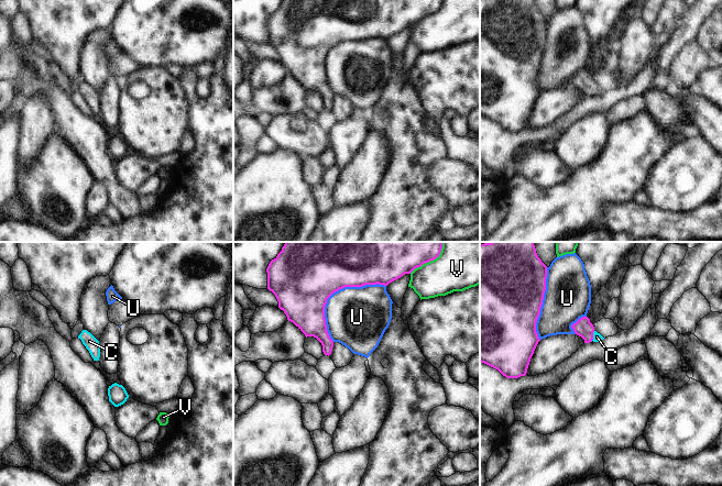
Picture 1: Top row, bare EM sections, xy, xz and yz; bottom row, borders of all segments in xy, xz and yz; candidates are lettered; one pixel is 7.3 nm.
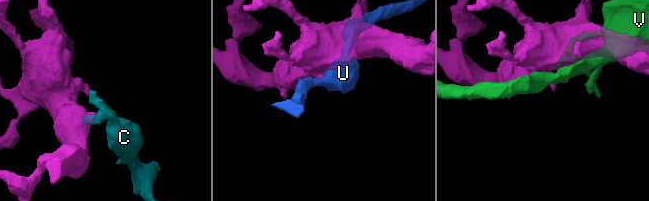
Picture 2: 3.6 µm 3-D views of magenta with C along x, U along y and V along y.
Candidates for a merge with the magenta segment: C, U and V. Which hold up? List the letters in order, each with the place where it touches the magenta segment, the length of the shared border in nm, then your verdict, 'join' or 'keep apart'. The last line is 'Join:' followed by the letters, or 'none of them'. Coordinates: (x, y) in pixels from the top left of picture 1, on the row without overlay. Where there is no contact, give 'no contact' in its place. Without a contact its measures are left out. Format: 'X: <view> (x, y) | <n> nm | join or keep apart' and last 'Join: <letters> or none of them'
C: yz (592, 89) | 80 nm | join
U: xz (337, 44) | 550 nm | keep apart
V: xz (428, 14) | 320 nm | keep apart
Join: C

